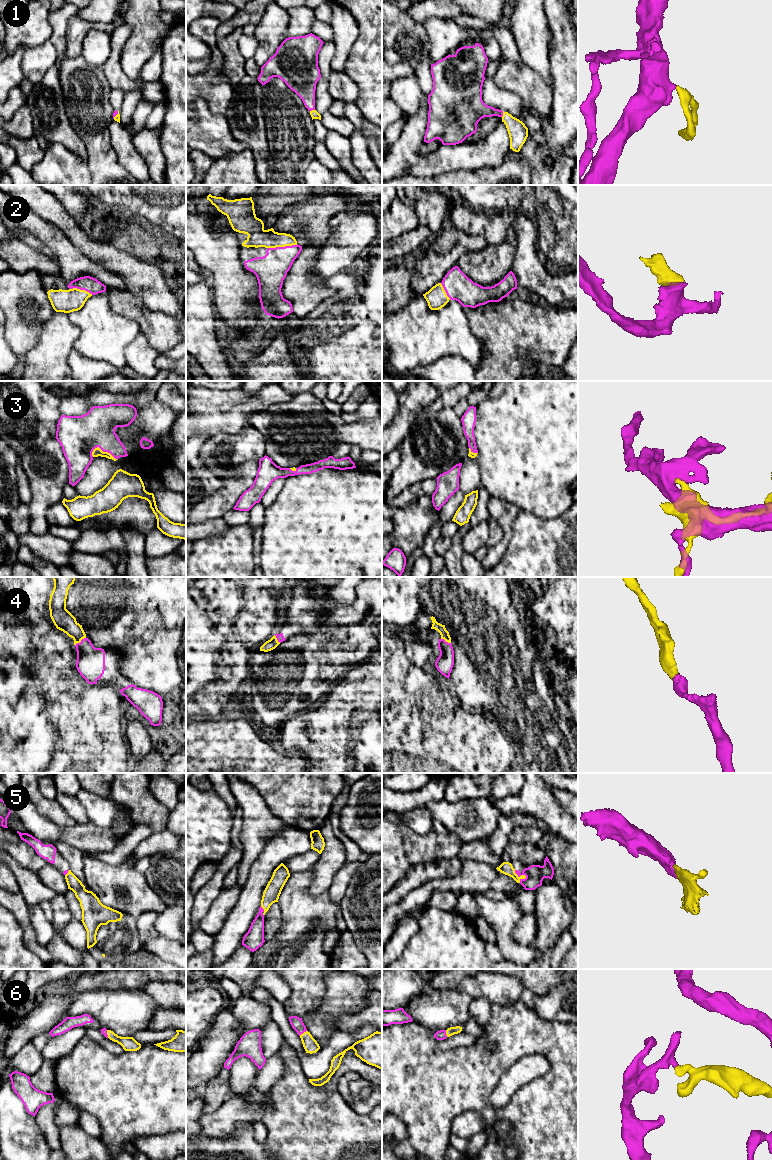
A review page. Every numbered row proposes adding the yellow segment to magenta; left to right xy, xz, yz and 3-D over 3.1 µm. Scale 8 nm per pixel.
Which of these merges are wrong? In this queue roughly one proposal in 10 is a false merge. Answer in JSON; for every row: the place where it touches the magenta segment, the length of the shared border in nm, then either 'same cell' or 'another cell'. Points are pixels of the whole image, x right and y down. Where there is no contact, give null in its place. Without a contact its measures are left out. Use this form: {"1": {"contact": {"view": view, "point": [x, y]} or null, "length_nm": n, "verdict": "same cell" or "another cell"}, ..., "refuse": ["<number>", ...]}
{"1": {"contact": {"view": "yz", "point": [502, 114]}, "length_nm": 50, "verdict": "same cell"}, "2": {"contact": {"view": "xz", "point": [282, 247]}, "length_nm": 240, "verdict": "same cell"}, "3": {"contact": {"view": "xy", "point": [104, 451]}, "length_nm": 220, "verdict": "same cell"}, "4": {"contact": {"view": "xy", "point": [81, 641]}, "length_nm": 110, "verdict": "same cell"}, "5": {"contact": {"view": "yz", "point": [520, 875]}, "length_nm": 120, "verdict": "same cell"}, "6": {"contact": {"view": "xz", "point": [302, 1033]}, "length_nm": 80, "verdict": "same cell"}, "refuse": []}

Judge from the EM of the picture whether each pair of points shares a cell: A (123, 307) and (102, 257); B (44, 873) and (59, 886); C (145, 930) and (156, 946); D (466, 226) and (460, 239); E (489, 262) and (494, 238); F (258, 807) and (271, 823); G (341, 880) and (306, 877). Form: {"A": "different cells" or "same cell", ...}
{"A": "different cells", "B": "same cell", "C": "different cells", "D": "different cells", "E": "different cells", "F": "same cell", "G": "different cells"}

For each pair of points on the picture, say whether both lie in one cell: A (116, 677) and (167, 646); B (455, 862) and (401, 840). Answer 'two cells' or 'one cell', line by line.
A: two cells
B: two cells

